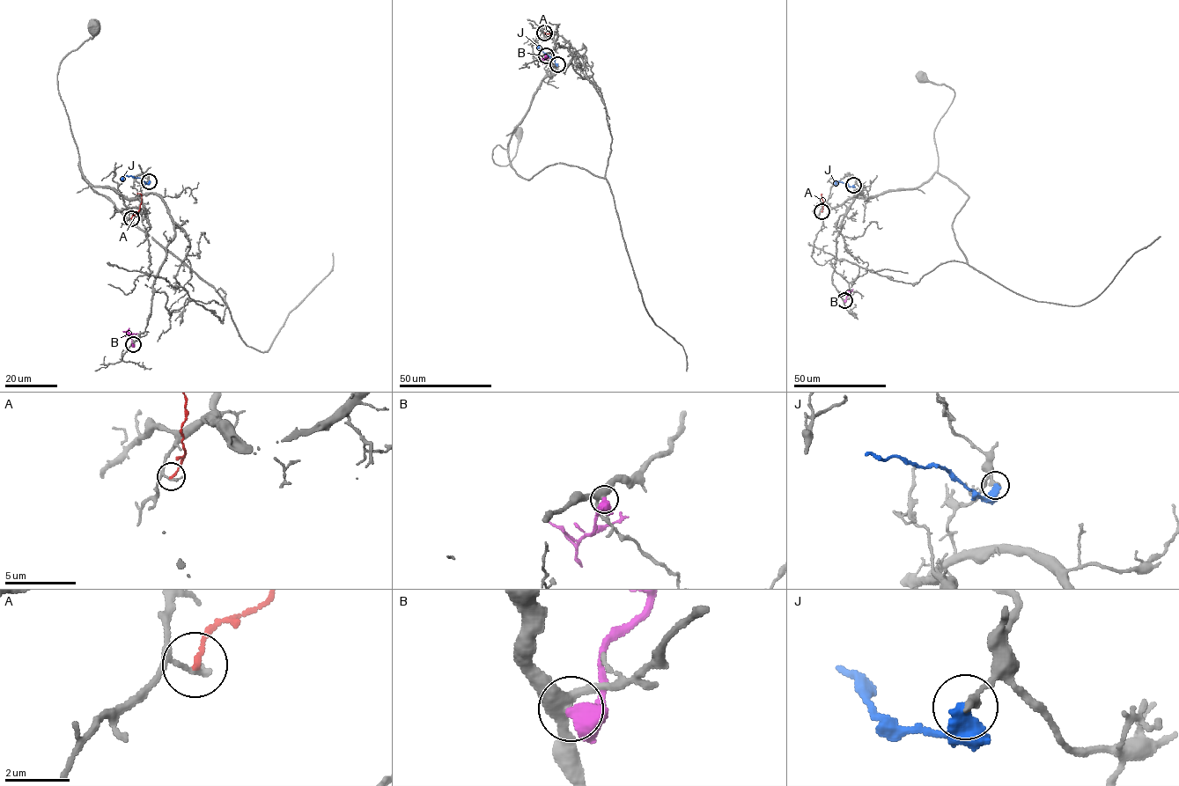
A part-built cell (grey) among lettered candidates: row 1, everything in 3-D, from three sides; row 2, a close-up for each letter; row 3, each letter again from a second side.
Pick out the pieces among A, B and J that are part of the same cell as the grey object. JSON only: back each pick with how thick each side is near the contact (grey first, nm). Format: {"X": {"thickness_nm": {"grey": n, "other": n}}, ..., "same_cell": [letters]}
{"same_cell": []}

